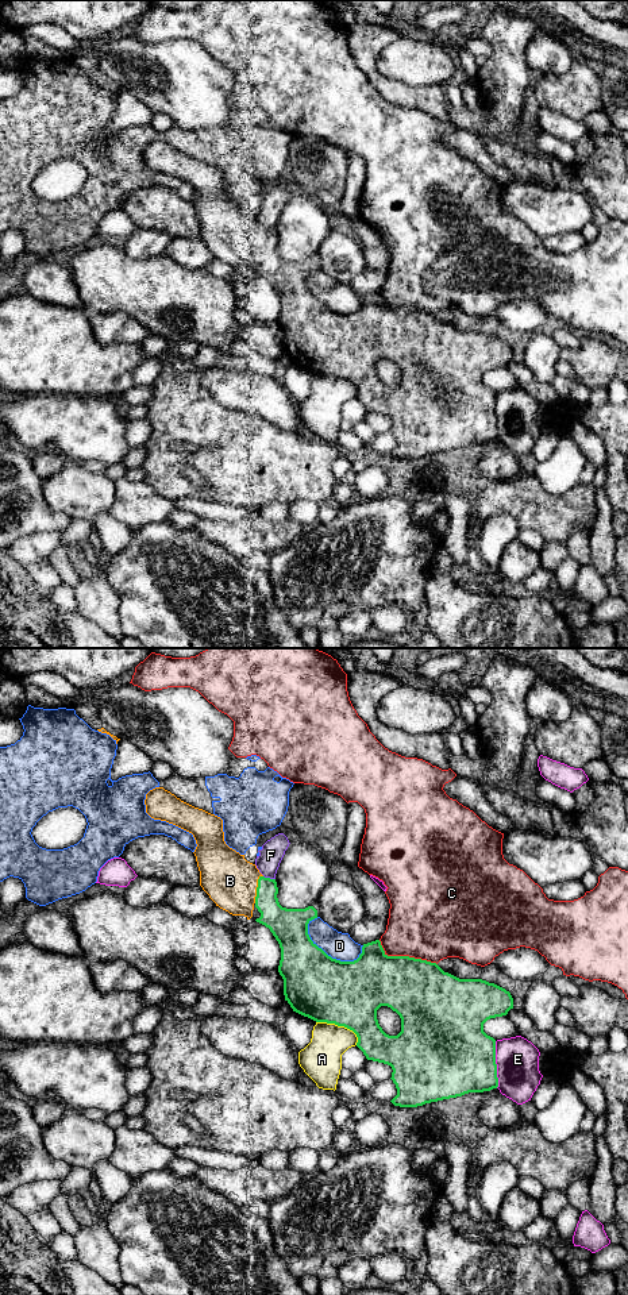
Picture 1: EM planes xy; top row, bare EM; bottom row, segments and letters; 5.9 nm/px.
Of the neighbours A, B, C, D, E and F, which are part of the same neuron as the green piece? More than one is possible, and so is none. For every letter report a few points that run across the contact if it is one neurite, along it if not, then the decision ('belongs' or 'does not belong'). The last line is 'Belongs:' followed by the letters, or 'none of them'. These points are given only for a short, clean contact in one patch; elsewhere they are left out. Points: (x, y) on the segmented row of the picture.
A: does not belong
B: belongs
C: does not belong
D: does not belong
E: does not belong
F: does not belong
Belongs: B

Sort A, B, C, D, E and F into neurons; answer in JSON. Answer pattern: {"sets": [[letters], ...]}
{"sets": [["A"], ["B"], ["C"], ["D"], ["E"], ["F"]]}

